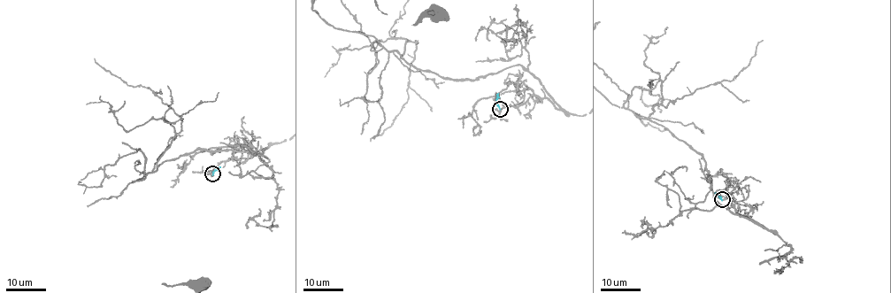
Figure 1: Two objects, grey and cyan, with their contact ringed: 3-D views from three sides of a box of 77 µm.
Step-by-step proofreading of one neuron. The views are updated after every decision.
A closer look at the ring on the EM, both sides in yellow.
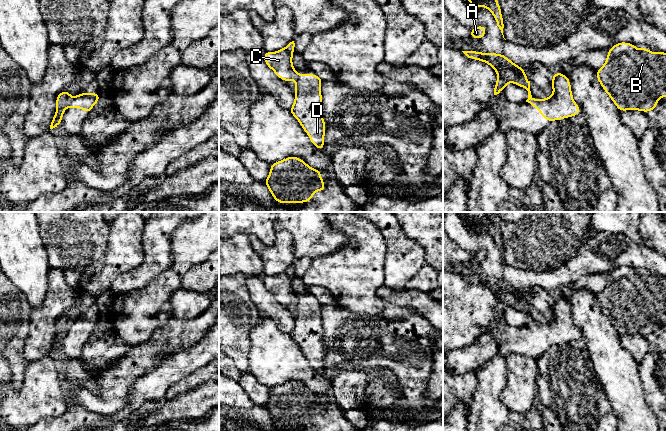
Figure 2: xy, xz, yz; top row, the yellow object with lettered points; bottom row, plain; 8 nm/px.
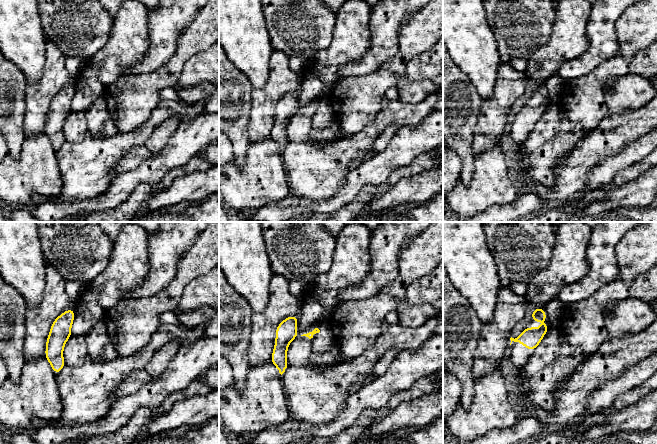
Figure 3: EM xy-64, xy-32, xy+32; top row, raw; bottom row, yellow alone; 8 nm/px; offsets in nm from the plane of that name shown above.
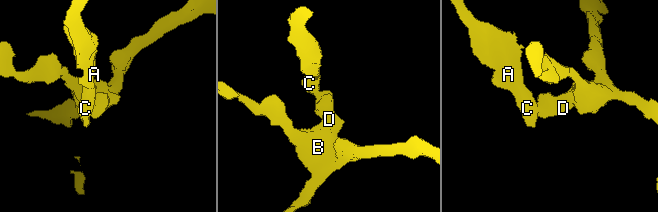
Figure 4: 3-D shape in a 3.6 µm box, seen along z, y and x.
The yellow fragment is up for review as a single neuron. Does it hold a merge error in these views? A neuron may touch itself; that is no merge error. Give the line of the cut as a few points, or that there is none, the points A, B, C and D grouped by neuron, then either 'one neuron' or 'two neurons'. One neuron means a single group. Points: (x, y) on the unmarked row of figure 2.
cut none; groups A B C D; one neuron

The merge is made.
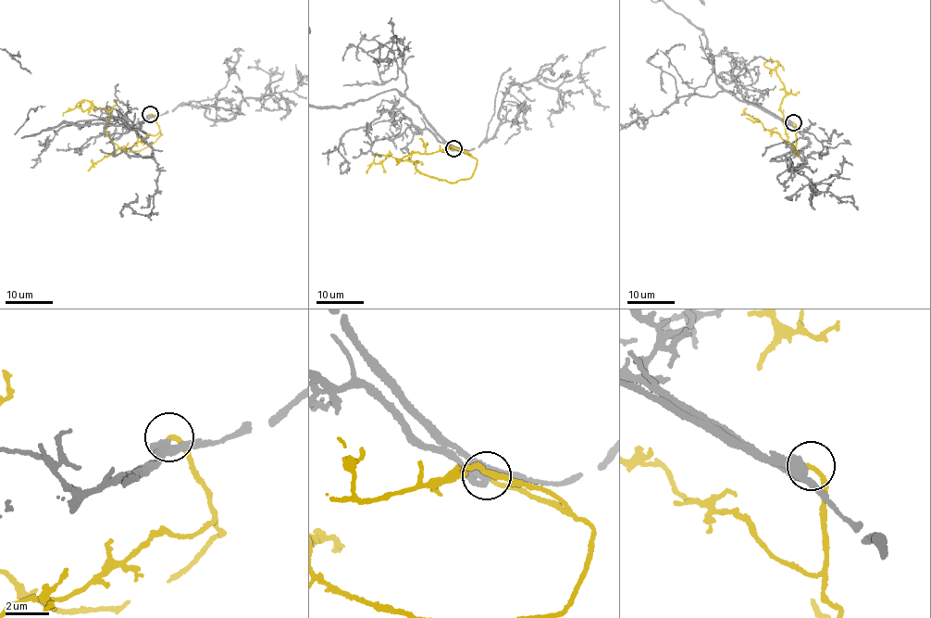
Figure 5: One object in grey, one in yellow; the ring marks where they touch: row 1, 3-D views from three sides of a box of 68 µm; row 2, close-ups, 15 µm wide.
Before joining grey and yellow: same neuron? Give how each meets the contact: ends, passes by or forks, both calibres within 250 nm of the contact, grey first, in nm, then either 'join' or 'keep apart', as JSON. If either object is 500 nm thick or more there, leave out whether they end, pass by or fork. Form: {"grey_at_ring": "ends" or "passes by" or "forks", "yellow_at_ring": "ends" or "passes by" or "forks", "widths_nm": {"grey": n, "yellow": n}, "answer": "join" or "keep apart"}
{"grey_at_ring": "forks", "yellow_at_ring": "ends", "widths_nm": {"grey": 320, "yellow": 200}, "answer": "join"}

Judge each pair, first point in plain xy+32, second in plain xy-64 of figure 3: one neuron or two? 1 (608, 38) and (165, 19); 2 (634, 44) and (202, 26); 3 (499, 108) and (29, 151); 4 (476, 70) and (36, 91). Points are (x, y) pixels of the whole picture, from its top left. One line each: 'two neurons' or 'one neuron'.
1: one neuron
2: one neuron
3: two neurons
4: two neurons

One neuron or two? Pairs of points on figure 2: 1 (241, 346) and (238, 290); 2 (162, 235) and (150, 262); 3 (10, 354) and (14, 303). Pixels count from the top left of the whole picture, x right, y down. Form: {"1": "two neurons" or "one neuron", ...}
{"1": "one neuron", "2": "one neuron", "3": "one neuron"}

